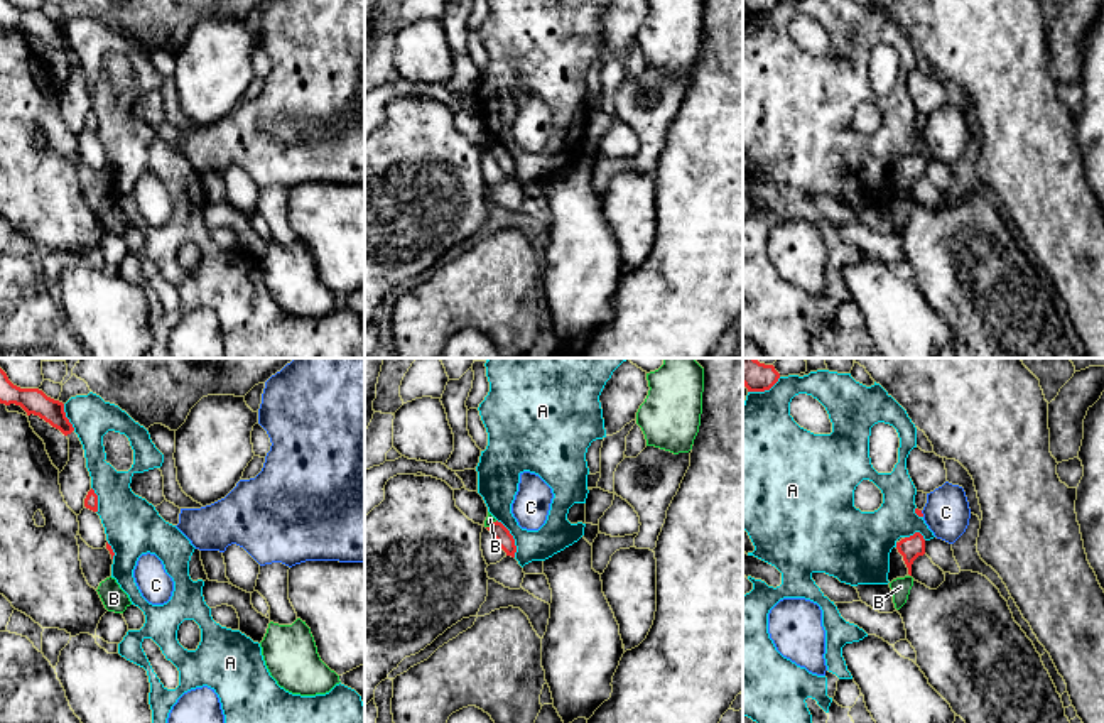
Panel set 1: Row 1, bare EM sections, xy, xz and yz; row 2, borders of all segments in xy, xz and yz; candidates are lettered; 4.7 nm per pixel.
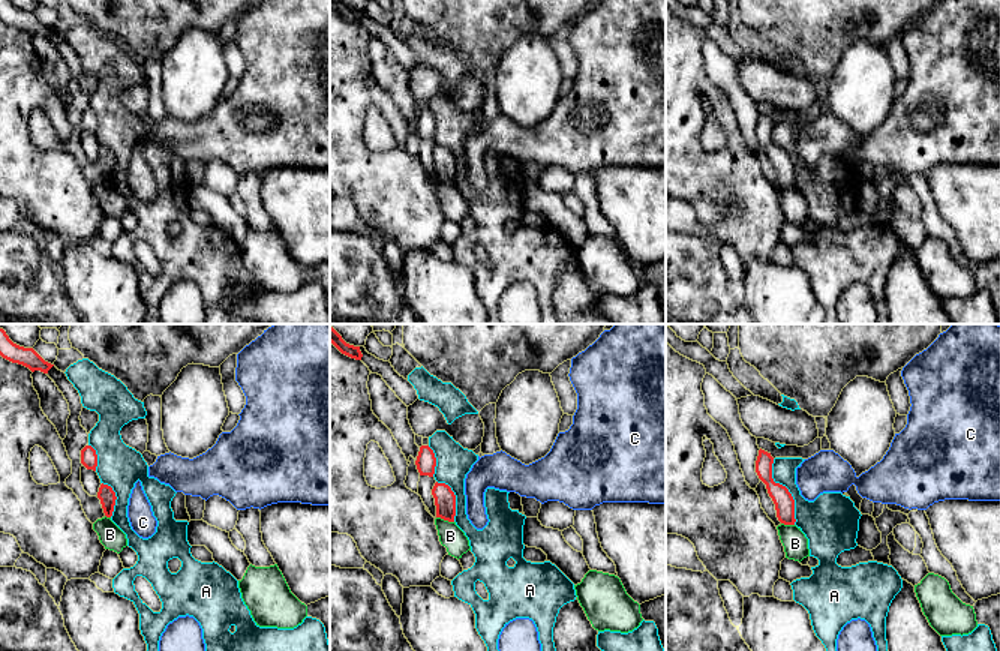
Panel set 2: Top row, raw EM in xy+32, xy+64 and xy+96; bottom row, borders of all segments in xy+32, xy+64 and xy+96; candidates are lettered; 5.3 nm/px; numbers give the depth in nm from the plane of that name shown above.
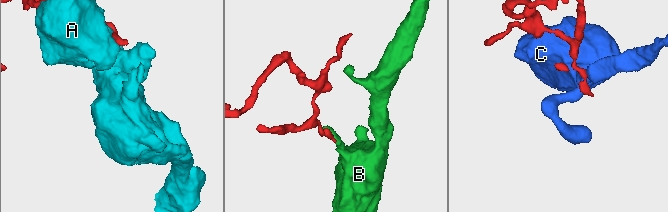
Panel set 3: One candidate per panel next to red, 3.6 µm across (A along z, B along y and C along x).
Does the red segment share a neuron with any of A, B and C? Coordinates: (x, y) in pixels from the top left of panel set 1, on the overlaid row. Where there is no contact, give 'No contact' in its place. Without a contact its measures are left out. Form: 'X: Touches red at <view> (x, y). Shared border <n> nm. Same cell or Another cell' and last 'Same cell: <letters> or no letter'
A: Touches red at xz (512, 538). Shared border 200 nm. Another cell
B: Touches red at xz (493, 522). Shared border 70 nm. Another cell
C: Touches red at yz (922, 514). Shared border 40 nm. Another cell
Same cell: no letter

